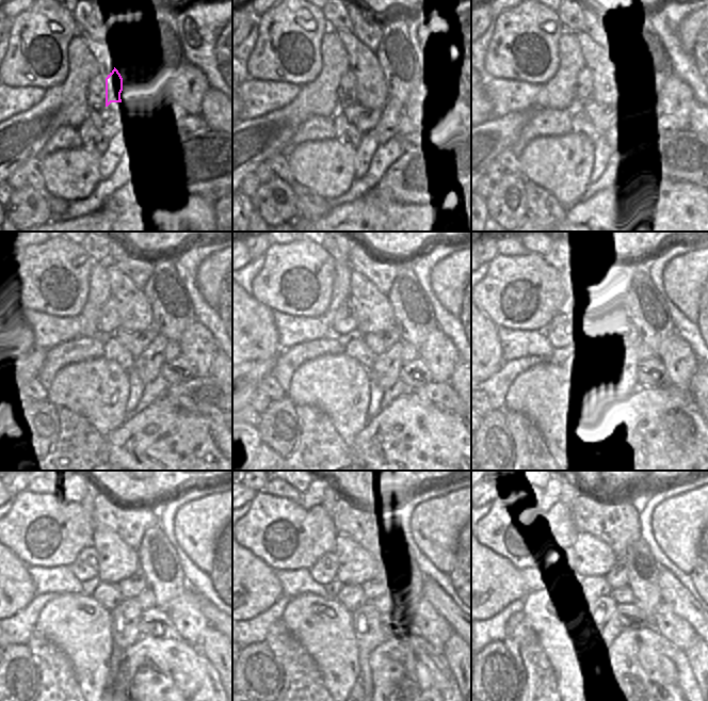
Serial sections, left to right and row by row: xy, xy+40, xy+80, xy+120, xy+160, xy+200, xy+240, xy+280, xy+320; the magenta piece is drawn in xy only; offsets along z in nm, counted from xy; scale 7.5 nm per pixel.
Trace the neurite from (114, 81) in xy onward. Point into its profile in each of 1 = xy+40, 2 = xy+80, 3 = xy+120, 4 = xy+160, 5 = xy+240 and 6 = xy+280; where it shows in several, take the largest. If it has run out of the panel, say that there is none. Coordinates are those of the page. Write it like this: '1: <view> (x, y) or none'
1: xy+40 (347, 92)
2: xy+80 (584, 86)
3: xy+120 (108, 322)
4: xy+160 (344, 322)
5: xy+240 (85, 567)
6: xy+280 (325, 569)

